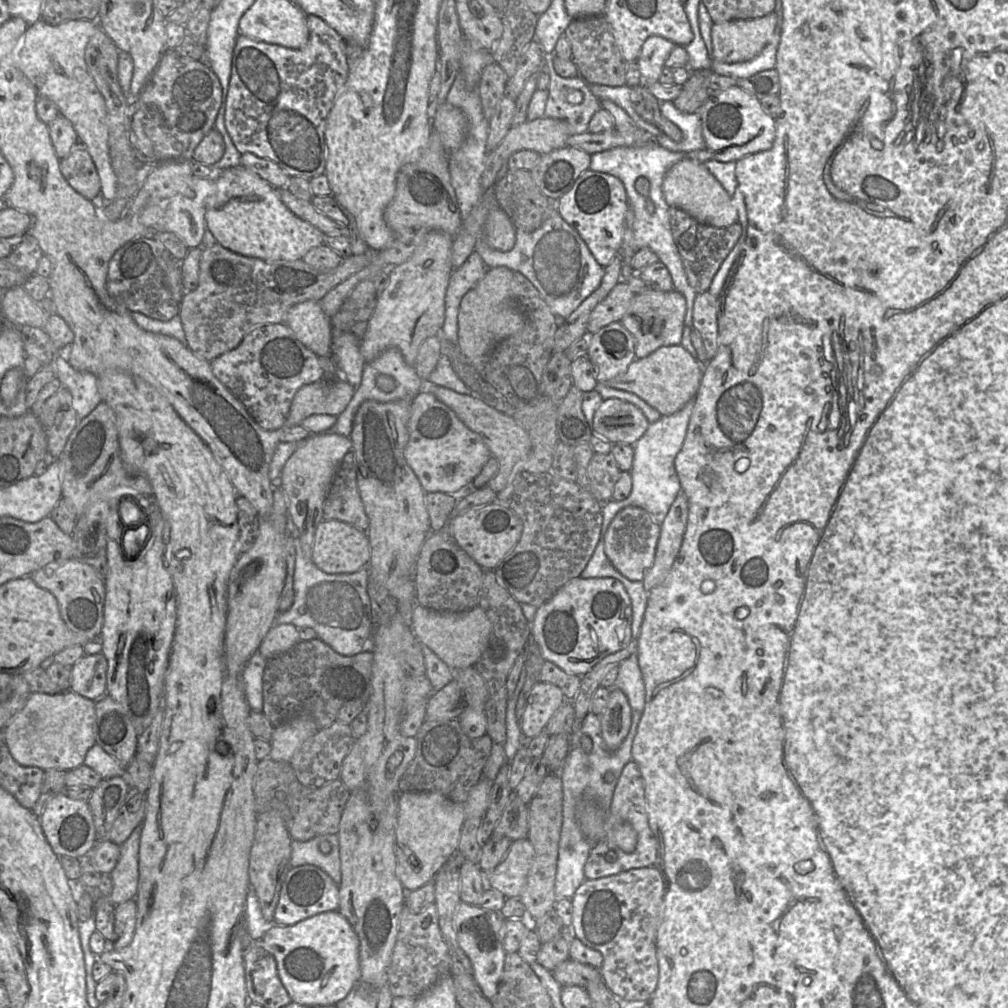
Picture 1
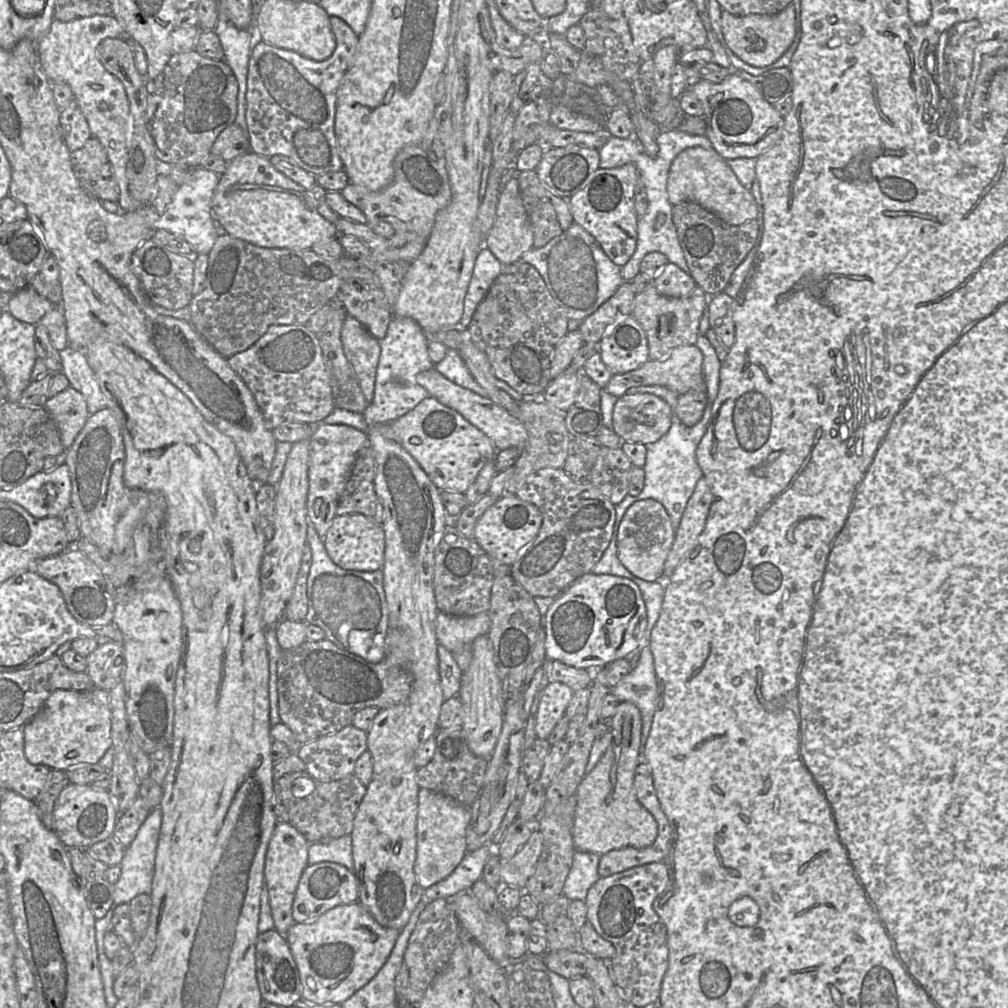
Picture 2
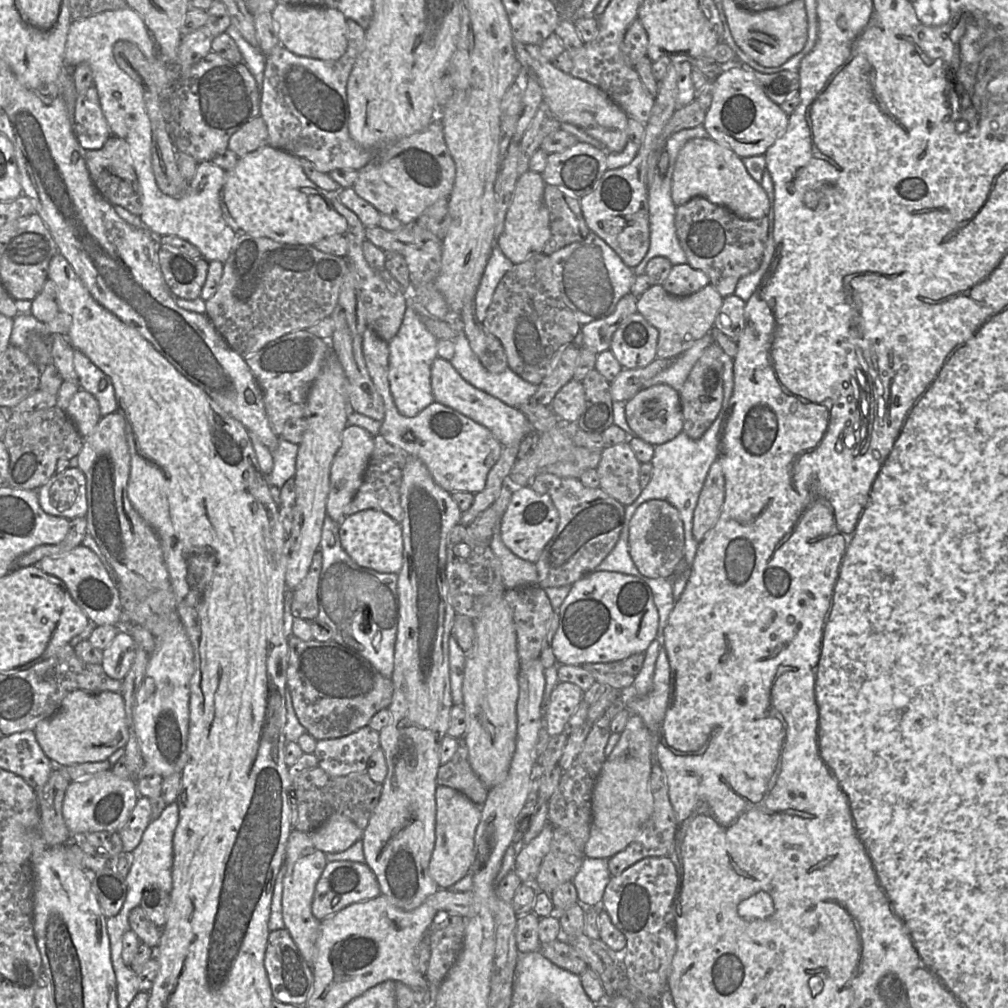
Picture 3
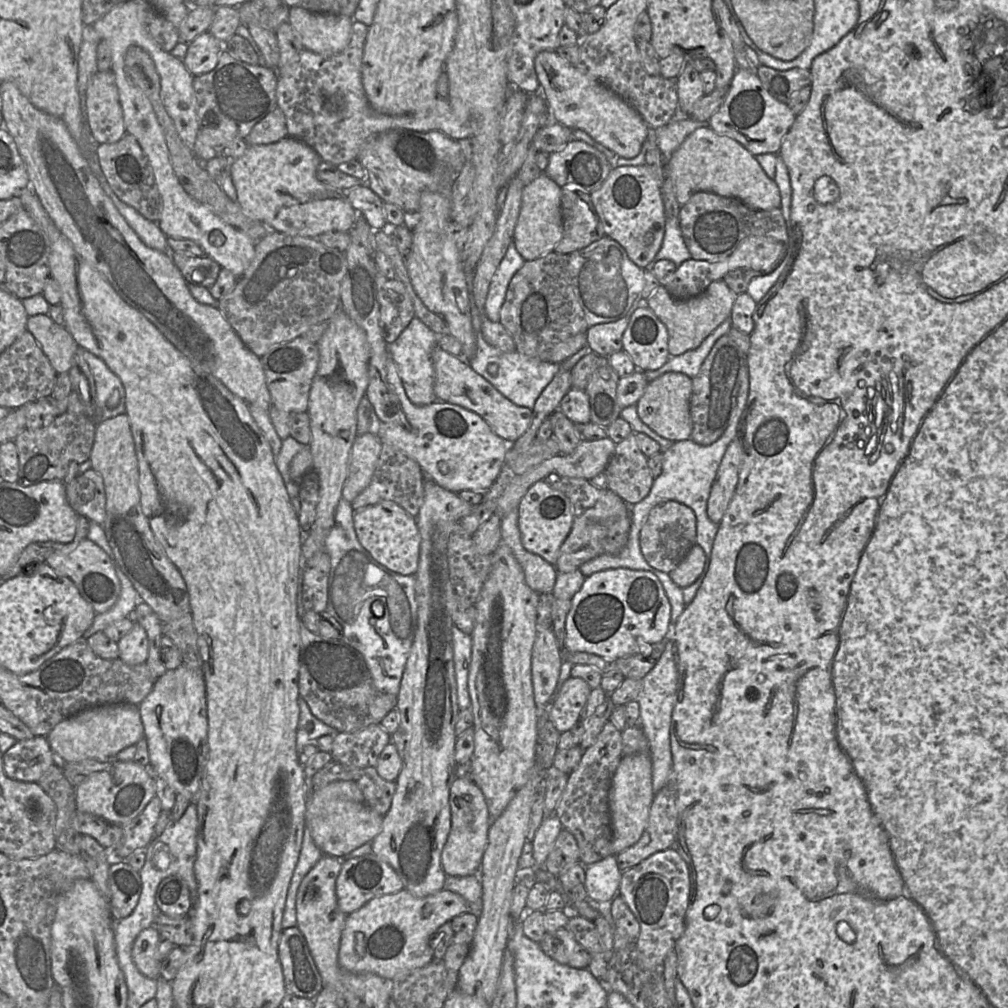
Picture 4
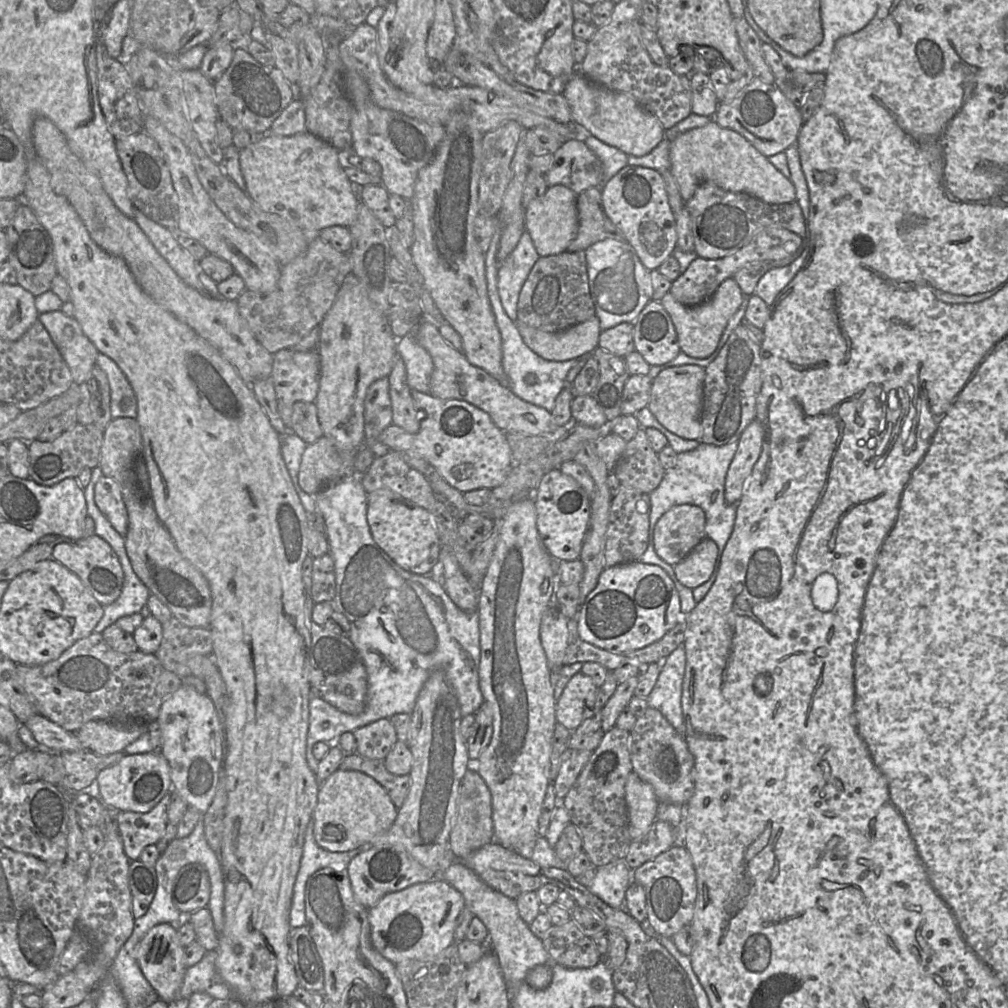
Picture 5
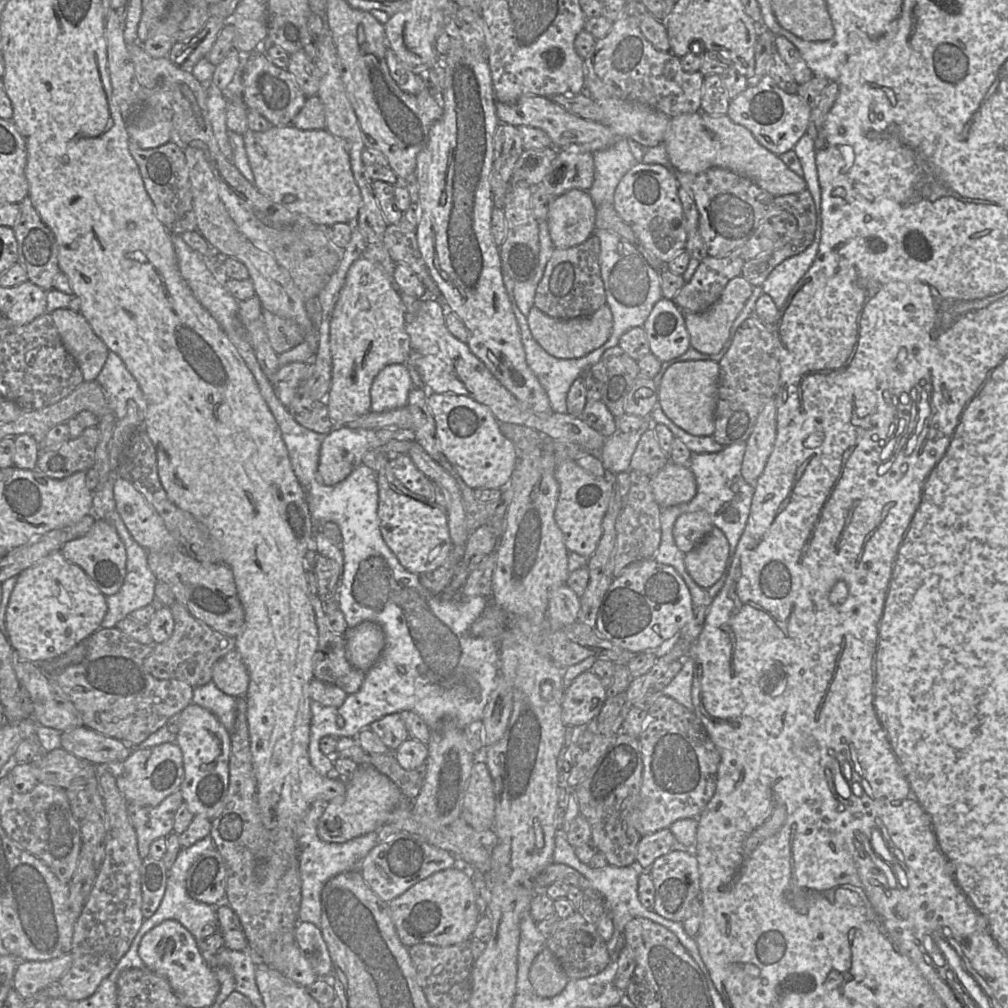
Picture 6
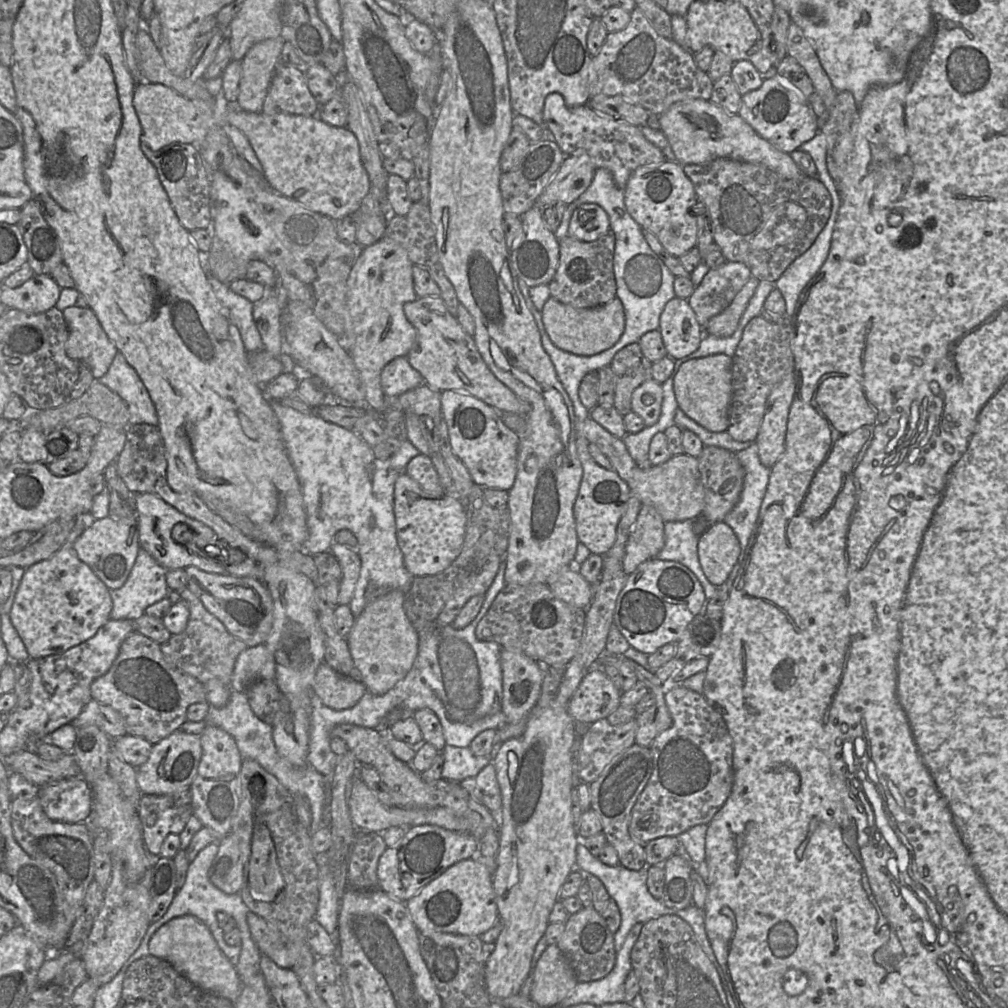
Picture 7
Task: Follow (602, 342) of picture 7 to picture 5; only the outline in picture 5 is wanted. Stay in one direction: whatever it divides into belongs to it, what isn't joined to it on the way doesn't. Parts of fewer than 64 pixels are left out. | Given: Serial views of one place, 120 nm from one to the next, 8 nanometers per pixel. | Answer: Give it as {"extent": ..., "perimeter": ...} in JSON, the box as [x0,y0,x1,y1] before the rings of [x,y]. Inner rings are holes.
{"extent":[516,316,601,361],"perimeter":[[[596,316],[556,333],[541,331],[524,323],[516,324],[525,344],[550,361],[566,361],[593,352],[598,347],[601,333]]]}

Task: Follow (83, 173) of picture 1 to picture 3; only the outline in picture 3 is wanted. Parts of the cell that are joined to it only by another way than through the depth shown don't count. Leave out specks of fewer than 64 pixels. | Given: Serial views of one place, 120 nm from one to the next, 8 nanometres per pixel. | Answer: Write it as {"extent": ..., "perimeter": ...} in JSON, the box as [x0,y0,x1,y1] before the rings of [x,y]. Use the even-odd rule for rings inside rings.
{"extent":[84,136,142,216],"perimeter":[[[111,136],[100,149],[86,150],[84,158],[97,191],[112,205],[120,205],[132,214],[140,216],[142,198],[127,142]]]}

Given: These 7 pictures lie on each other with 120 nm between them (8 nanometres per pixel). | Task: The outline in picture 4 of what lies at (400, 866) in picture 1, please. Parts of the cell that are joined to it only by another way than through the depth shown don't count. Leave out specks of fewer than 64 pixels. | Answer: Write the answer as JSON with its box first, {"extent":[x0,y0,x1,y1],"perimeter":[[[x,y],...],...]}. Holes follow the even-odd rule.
{"extent":[441,778,492,876],"perimeter":[[[456,778],[450,786],[449,804],[451,828],[441,855],[443,870],[447,876],[478,874],[492,821],[483,792],[474,780]]]}

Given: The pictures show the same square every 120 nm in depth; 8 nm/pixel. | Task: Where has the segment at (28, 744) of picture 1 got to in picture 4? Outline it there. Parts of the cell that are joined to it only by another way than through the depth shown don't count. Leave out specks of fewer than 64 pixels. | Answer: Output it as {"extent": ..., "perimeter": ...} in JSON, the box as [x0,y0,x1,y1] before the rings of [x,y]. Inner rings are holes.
{"extent":[46,703,144,762],"perimeter":[[[128,703],[104,704],[85,708],[58,723],[46,736],[61,761],[79,762],[86,759],[104,761],[114,758],[126,747],[144,738],[139,708]]]}

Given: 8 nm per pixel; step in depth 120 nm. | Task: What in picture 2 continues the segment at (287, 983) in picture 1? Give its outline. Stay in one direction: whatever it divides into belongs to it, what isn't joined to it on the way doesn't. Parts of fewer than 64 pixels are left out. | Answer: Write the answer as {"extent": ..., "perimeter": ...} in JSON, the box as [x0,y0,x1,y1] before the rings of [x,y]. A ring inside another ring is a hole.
{"extent":[286,902,400,1004],"perimeter":[[[356,902],[339,905],[308,922],[295,923],[286,933],[299,970],[302,999],[315,1004],[341,1004],[365,986],[390,956],[400,930],[379,924]]]}

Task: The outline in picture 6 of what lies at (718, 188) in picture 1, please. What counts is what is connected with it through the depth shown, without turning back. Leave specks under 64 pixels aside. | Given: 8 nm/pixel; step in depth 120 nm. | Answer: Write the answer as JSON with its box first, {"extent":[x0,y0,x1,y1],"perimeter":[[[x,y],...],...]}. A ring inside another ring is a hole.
{"extent":[664,110,807,196],"perimeter":[[[698,110],[696,113],[672,118],[664,145],[671,164],[682,173],[698,174],[710,168],[723,168],[750,179],[774,196],[798,194],[807,188],[805,180],[791,171],[779,156],[760,145],[748,129],[734,123],[727,115],[714,117]]]}

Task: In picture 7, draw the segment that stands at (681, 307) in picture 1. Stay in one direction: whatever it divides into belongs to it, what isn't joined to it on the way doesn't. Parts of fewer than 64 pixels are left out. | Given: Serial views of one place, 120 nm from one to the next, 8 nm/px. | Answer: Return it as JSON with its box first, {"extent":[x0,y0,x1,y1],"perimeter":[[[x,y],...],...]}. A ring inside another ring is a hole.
{"extent":[703,277,760,338],"perimeter":[[[751,277],[735,296],[731,304],[720,314],[712,317],[703,328],[704,334],[711,334],[718,338],[731,336],[736,330],[748,303],[760,281]]]}

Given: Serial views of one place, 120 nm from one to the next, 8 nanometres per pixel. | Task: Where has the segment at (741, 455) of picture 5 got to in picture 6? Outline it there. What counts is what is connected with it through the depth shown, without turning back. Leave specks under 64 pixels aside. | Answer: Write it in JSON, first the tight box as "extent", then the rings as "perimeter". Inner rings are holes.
{"extent":[741,398,776,485],"perimeter":[[[771,398],[760,411],[753,431],[745,442],[741,475],[747,483],[755,485],[763,473],[773,450],[776,434],[776,406],[774,399]]]}

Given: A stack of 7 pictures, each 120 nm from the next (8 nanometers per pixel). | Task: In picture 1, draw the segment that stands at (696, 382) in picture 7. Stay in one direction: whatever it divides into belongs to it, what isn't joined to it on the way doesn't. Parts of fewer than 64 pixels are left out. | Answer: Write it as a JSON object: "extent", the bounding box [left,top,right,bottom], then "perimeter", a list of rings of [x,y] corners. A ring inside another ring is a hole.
{"extent":[592,398,650,445],"perimeter":[[[609,398],[599,405],[592,421],[593,433],[612,444],[634,445],[646,432],[650,422],[634,404]]]}

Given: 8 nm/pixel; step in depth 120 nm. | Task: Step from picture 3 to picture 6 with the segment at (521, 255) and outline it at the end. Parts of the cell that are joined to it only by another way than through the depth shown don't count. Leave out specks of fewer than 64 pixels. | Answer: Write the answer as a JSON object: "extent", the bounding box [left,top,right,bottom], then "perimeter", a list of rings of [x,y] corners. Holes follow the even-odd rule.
{"extent":[547,190,596,249],"perimeter":[[[570,190],[551,203],[547,225],[556,249],[575,247],[595,232],[596,206],[587,192]]]}

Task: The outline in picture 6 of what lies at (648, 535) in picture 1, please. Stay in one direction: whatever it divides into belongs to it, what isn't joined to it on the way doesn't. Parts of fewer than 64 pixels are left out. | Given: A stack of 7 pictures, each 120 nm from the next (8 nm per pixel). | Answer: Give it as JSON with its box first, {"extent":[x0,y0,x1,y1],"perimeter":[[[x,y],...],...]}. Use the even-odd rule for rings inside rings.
{"extent":[673,510,713,554],"perimeter":[[[697,510],[681,514],[673,526],[673,538],[680,551],[687,554],[709,534],[713,523],[706,511]]]}

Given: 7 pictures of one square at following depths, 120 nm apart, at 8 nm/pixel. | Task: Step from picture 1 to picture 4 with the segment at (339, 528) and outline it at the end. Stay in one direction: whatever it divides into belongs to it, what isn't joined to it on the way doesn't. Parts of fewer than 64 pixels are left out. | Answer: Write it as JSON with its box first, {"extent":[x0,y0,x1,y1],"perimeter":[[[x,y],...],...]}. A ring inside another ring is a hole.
{"extent":[354,501,421,576],"perimeter":[[[381,501],[355,512],[354,530],[359,543],[389,570],[405,576],[415,575],[421,537],[416,518],[393,501]]]}

